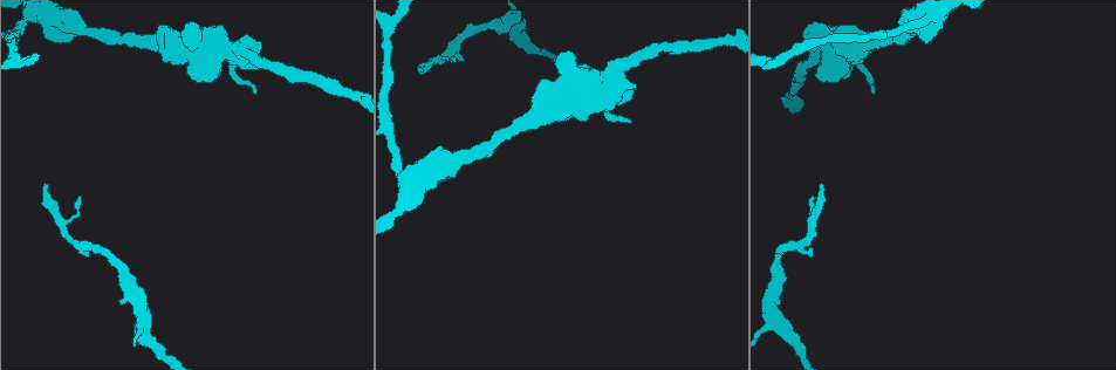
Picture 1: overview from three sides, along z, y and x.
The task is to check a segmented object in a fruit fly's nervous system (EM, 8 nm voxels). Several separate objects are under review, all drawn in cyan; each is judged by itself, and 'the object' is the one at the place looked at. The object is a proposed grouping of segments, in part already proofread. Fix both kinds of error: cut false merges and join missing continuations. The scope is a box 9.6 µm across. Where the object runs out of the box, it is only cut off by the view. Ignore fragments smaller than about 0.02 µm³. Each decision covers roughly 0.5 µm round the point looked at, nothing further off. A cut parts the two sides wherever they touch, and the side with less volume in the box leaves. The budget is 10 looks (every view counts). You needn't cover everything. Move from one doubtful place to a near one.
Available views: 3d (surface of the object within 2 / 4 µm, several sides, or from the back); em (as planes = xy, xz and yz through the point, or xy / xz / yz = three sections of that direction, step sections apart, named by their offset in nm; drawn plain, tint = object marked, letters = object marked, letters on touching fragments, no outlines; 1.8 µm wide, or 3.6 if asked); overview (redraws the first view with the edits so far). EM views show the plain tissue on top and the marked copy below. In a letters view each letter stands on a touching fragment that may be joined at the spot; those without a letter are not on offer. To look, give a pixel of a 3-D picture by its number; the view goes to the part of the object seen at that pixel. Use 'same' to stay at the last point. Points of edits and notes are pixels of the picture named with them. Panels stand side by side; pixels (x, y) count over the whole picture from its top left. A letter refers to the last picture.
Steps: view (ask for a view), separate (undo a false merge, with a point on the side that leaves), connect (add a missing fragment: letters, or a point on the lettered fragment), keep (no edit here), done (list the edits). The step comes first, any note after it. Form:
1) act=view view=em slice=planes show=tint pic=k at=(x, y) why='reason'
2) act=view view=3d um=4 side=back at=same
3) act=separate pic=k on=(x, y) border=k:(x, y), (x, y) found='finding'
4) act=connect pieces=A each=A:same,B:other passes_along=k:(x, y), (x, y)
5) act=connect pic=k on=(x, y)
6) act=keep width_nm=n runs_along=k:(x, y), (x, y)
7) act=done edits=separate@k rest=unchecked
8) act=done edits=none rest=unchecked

act=view view=3d um=2 side=back pic=1 at=(88, 254) why='free end'

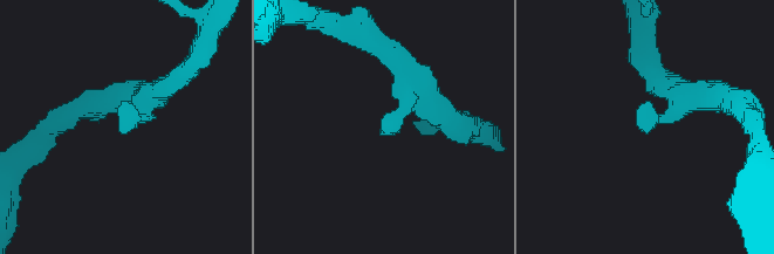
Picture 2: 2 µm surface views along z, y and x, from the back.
act=view view=em slice=planes show=letters pic=2 at=(380, 135) why='shape alone is not enough'

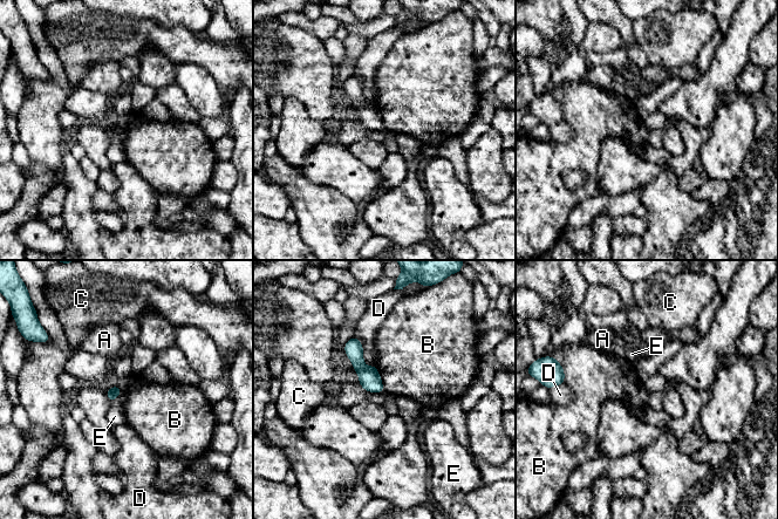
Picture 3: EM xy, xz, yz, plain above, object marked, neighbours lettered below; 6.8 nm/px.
act=keep longest_contact=B:200nm each=A:other,B:other,C:other,D:other,E:other found='none of them fits'

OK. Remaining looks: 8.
act=view view=3d um=4 pic=1 at=(44, 183) why='free end'

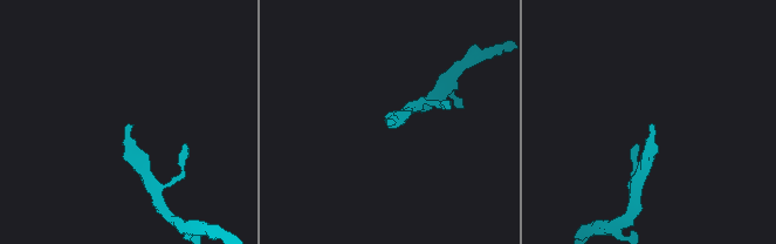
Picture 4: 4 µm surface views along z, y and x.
act=view view=em slice=planes show=letters pic=4 at=(391, 120)

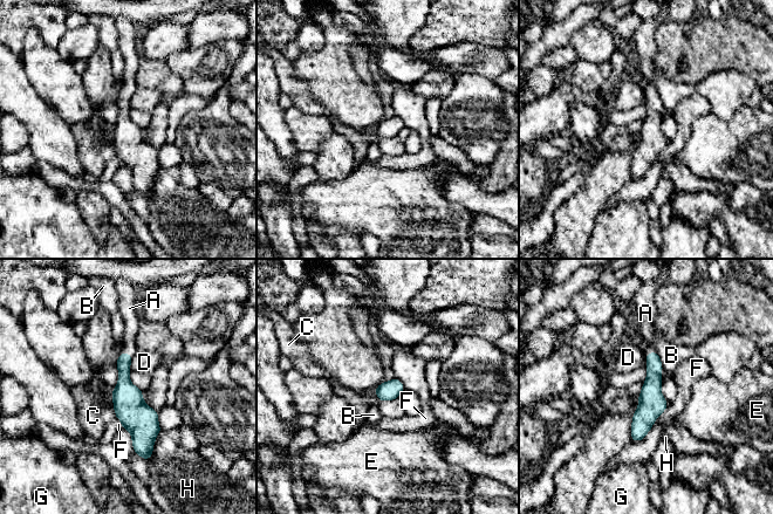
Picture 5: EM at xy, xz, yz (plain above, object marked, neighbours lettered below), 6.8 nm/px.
act=connect pic=5 on=(131, 317) each=A:same,B:other,C:other,D:other,E:other,F:other,G:other,H:other found='it goes on there'

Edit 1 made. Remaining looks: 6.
act=view view=3d um=4 side=back pic=1 at=(257, 92) why='thin end'

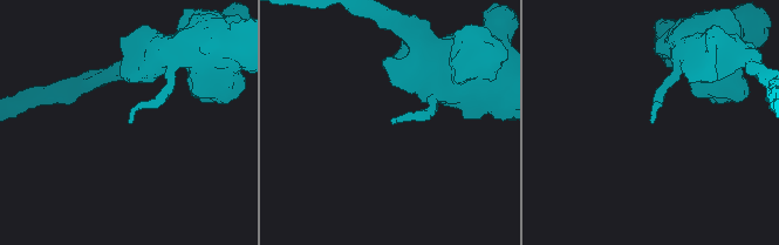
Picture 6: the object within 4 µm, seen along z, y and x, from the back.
act=view view=em um=3.6 slice=planes show=letters pic=6 at=(394, 122) why='need the tissue'

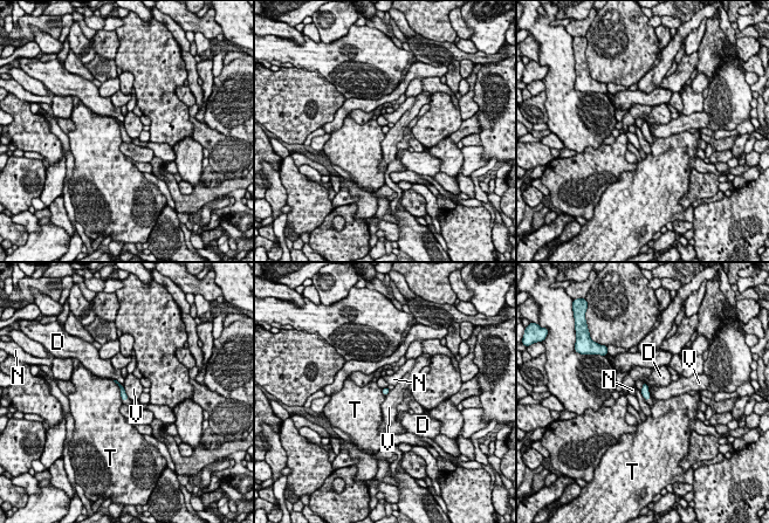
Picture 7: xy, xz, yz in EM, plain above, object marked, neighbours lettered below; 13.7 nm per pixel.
act=keep width_nm=90 longest_contact=T:300nm each=D:other,N:other,T:other,V:other found='none of them fits'

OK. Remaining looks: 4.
act=view view=em um=3.6 slice=planes show=letters pic=1 at=(22, 18) why='thick turns thin'

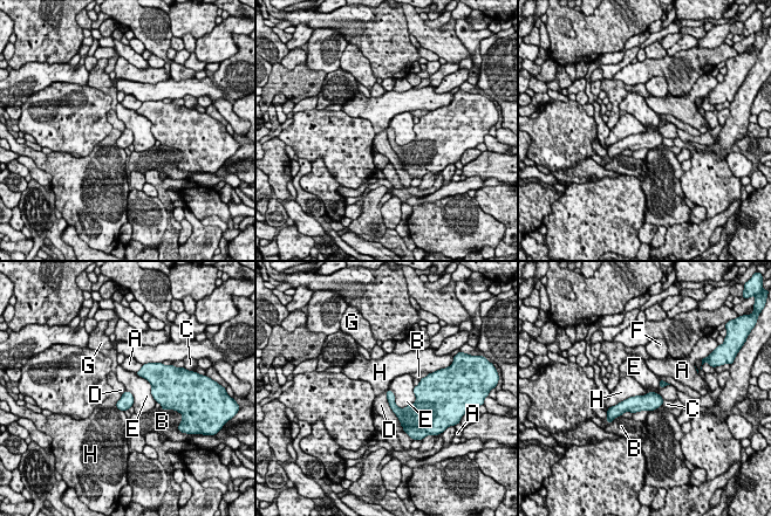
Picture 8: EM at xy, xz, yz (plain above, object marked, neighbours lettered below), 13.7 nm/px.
act=keep each=A:other,B:other,C:other,D:other,E:other,F:other,G:other,H:other border=8:(386, 391), (388, 405), (403, 430) found='one neuron here'

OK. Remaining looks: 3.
act=done edits=connect@5 rest=unchecked

